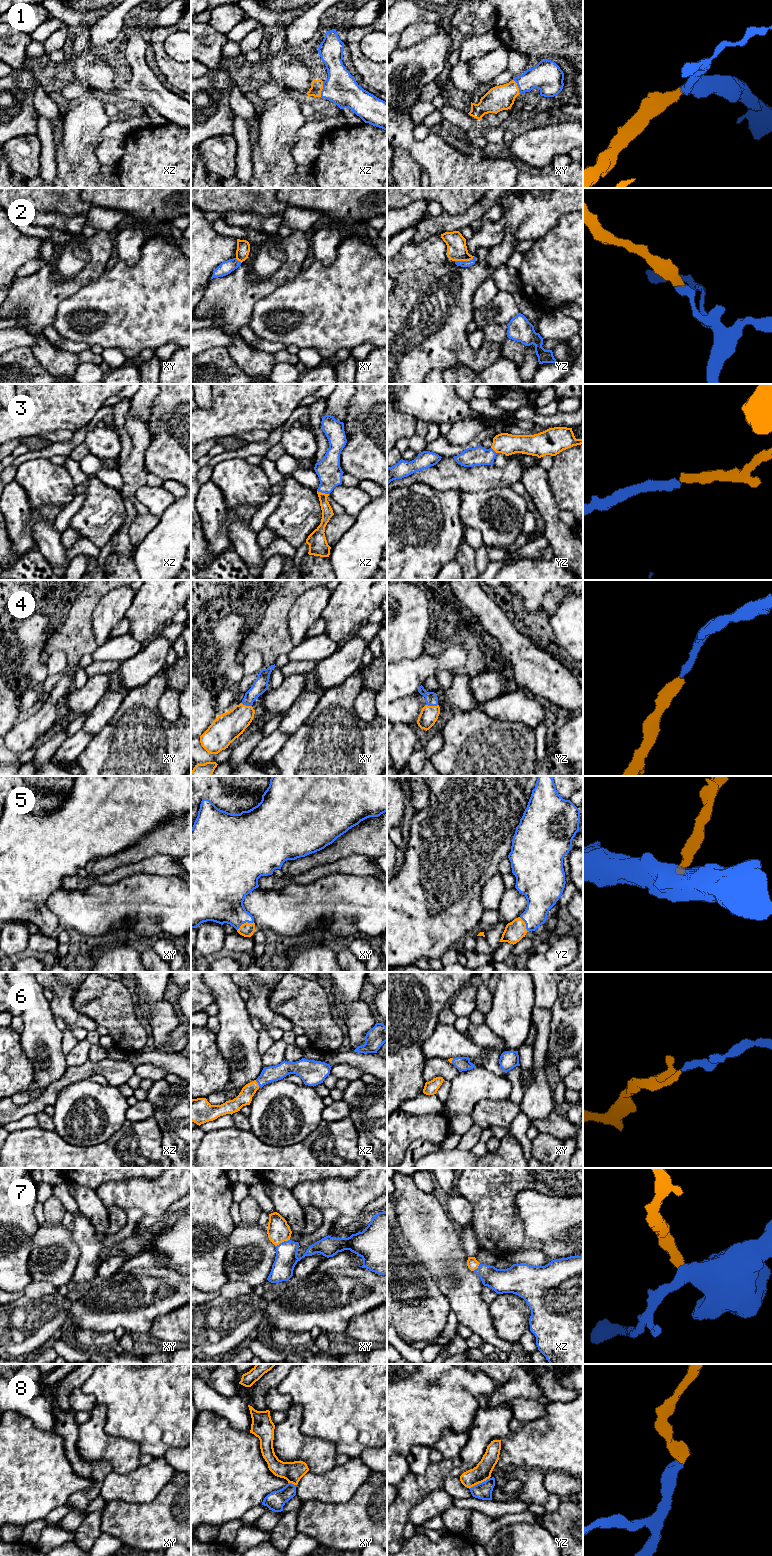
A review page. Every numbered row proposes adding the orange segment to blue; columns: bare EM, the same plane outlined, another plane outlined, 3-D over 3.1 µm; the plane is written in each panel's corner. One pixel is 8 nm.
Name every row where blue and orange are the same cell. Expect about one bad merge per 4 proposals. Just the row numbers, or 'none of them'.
1, 2, 3, 4, 5, 6, 7, 8

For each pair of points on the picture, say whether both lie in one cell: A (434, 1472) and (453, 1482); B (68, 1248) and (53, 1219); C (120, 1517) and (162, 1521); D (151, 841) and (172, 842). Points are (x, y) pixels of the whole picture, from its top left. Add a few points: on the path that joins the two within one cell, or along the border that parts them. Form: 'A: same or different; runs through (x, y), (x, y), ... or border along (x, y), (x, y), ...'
A: different; border along (459, 1476), (449, 1476), (442, 1488)
B: different; border along (46, 1223), (60, 1225)
C: same; runs through (130, 1521), (152, 1521)
D: same; runs through (156, 841), (167, 841)

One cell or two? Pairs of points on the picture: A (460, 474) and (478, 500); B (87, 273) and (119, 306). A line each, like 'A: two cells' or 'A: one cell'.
A: two cells
B: two cells

